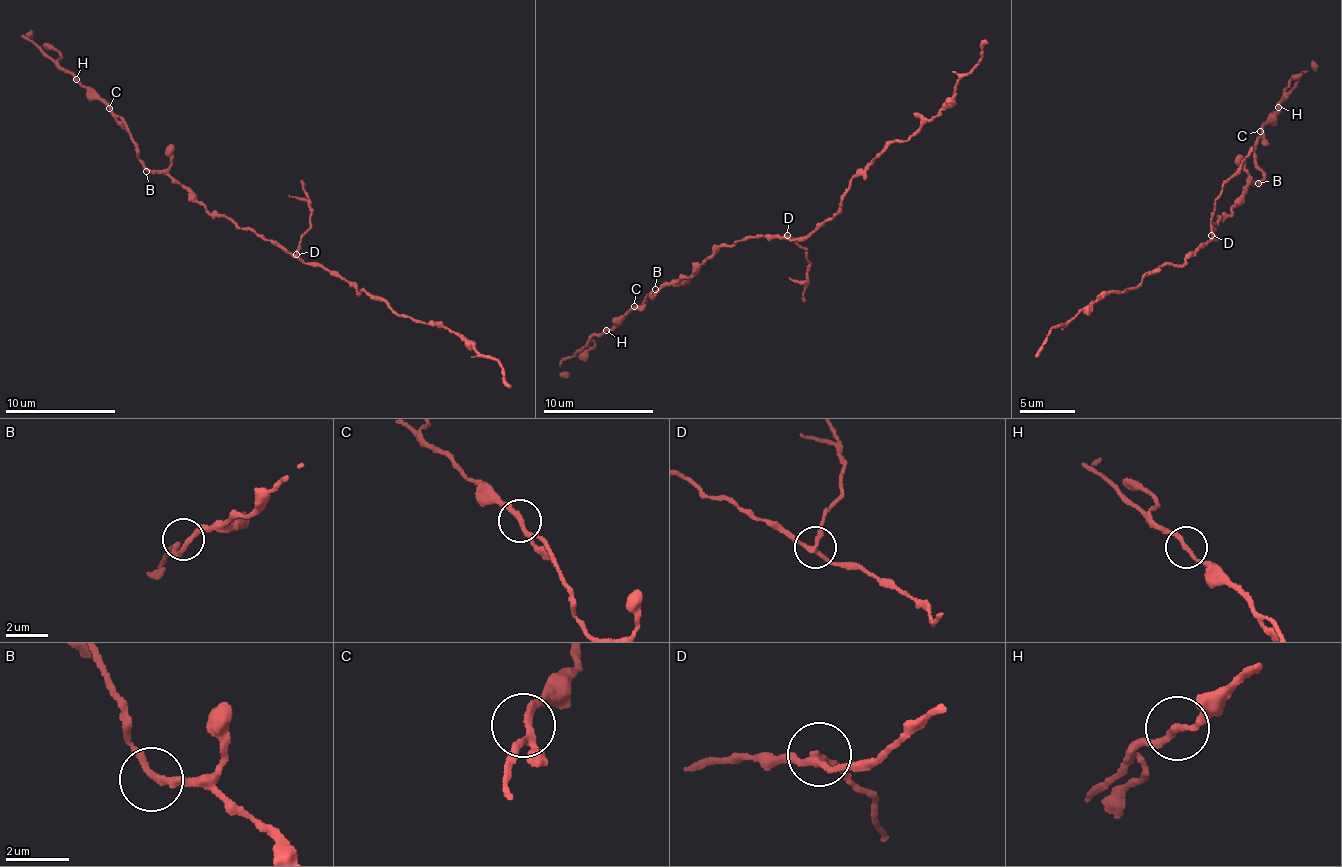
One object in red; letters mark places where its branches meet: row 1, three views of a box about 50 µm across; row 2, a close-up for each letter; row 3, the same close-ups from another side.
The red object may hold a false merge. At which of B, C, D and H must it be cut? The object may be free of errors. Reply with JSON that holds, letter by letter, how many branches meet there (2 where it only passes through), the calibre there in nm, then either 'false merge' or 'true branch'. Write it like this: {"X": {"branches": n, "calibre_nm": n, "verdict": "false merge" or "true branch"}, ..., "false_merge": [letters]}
{"B": {"branches": 2, "calibre_nm": 220, "verdict": "true branch"}, "C": {"branches": 3, "calibre_nm": 180, "verdict": "true branch"}, "D": {"branches": 3, "calibre_nm": 180, "verdict": "false merge"}, "H": {"branches": 2, "calibre_nm": 200, "verdict": "true branch"}, "false_merge": ["D"]}

